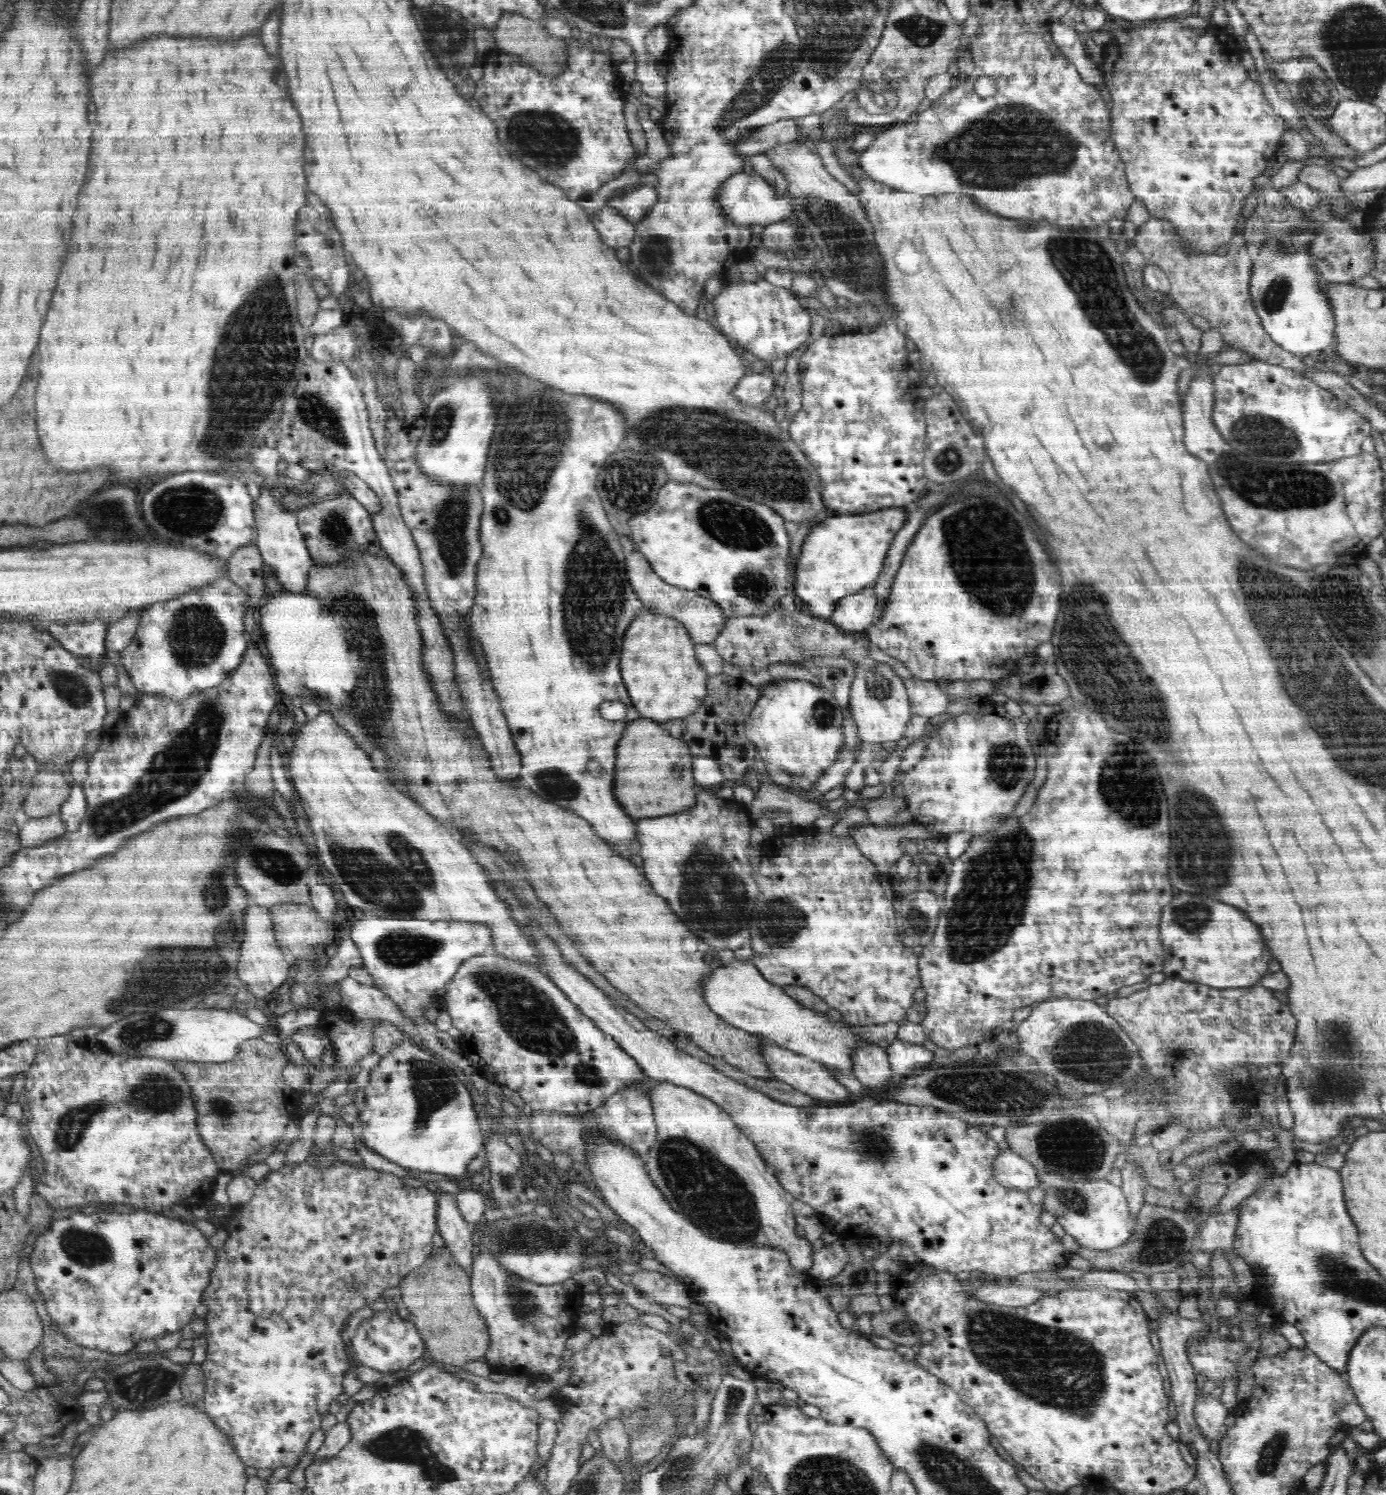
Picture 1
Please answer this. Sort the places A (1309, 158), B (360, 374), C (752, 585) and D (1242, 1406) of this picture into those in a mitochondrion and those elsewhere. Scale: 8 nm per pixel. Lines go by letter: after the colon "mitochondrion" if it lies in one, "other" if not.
A: other
B: other
C: mitochondrion
D: other

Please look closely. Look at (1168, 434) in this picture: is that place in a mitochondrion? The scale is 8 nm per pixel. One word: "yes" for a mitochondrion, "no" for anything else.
no

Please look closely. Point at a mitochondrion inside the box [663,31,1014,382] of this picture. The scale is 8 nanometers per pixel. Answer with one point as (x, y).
(853, 256)

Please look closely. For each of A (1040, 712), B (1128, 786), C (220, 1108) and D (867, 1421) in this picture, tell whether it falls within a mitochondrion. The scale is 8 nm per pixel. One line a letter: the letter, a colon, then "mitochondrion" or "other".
A: other
B: mitochondrion
C: mitochondrion
D: other

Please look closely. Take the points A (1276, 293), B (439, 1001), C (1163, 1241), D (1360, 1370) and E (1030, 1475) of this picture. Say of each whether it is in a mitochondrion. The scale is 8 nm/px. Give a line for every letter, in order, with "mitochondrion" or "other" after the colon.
A: mitochondrion
B: other
C: mitochondrion
D: other
E: other

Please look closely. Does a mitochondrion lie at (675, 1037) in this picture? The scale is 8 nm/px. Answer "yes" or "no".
no

